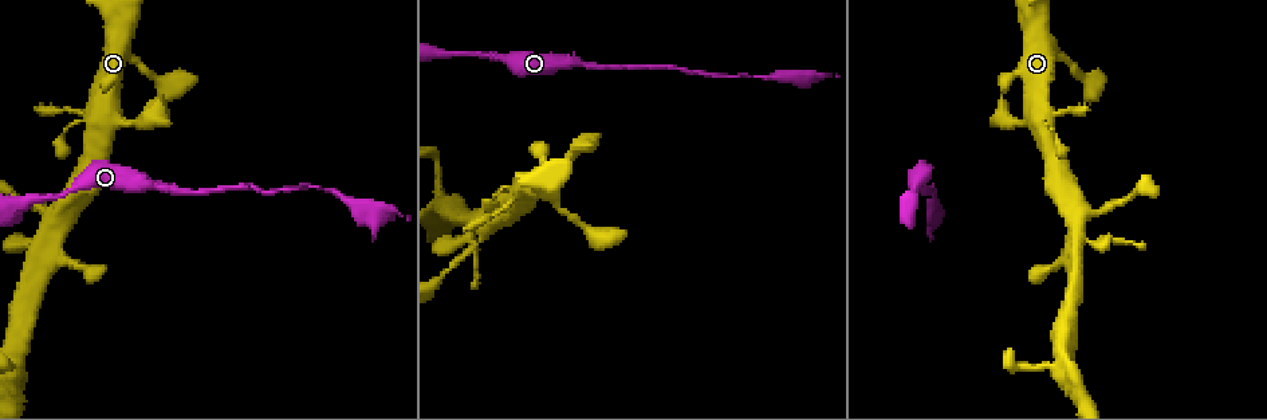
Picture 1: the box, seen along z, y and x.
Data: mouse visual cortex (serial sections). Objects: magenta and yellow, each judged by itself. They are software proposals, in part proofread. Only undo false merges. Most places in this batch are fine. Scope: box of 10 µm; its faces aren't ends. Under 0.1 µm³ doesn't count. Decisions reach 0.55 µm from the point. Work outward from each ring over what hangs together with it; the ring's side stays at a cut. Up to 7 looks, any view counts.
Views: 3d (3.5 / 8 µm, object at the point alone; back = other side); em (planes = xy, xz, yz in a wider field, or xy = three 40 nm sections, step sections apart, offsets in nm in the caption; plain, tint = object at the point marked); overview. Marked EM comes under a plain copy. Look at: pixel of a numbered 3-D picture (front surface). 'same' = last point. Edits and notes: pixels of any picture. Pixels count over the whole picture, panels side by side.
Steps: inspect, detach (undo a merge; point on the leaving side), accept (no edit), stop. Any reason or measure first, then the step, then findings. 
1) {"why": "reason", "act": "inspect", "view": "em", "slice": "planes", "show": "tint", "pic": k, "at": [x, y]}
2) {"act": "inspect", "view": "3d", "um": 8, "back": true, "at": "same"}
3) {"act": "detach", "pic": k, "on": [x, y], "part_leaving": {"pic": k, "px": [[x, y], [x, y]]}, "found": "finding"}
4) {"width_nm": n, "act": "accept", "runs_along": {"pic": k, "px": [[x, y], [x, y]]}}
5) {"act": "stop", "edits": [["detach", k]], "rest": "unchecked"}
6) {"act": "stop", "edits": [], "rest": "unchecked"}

{"why": "thick turns thin", "act": "inspect", "view": "3d", "um": 3.5, "pic": 1, "at": [580, 63]}

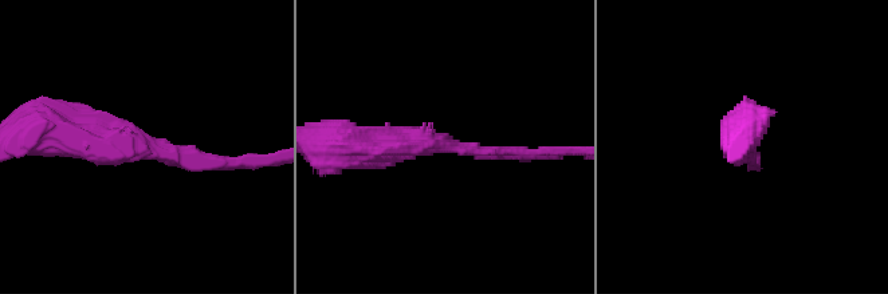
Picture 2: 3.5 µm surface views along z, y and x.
{"arm_widths_nm": [150, 350], "why": "shape alone is not enough", "act": "inspect", "view": "em", "slice": "xy", "step": 3, "show": "tint", "pic": 2, "at": [445, 141]}

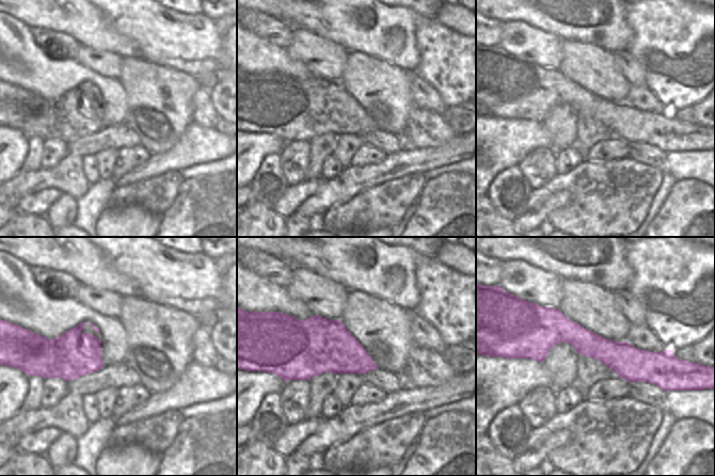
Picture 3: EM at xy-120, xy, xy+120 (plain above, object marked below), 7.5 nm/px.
{"act": "accept", "runs_along": {"pic": 2, "px": [[58, 130], [231, 164]]}, "found": "continuous, no second cell"}

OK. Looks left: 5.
{"why": "thick turns thin", "act": "inspect", "view": "3d", "um": 3.5, "pic": 1, "at": [453, 54]}

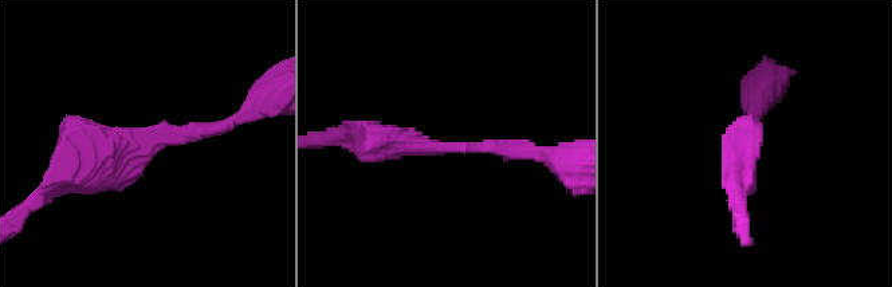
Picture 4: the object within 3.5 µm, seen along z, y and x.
{"why": "shape alone is not enough", "act": "inspect", "view": "em", "slice": "xy", "step": 5, "show": "tint", "pic": 4, "at": [442, 144]}

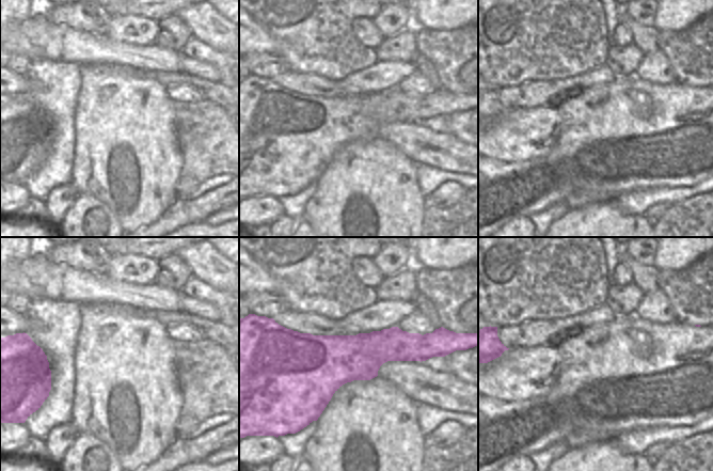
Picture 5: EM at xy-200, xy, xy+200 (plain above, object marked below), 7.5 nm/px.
{"act": "accept", "runs_along": {"pic": 4, "px": [[234, 120], [106, 144], [77, 181]]}, "found": "all the same cell"}

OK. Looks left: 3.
{"why": "side arm on a straight run", "act": "inspect", "view": "3d", "um": 3.5, "pic": 1, "at": [1038, 115]}

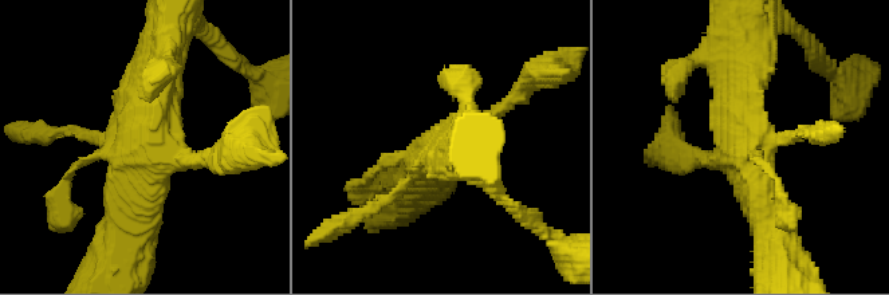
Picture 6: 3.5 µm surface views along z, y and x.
{"act": "accept", "runs_along": {"pic": 6, "px": [[161, 52], [128, 221]]}, "found": "one cell here"}

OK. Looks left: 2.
{"act": "stop", "edits": [], "rest": "unchecked"}

